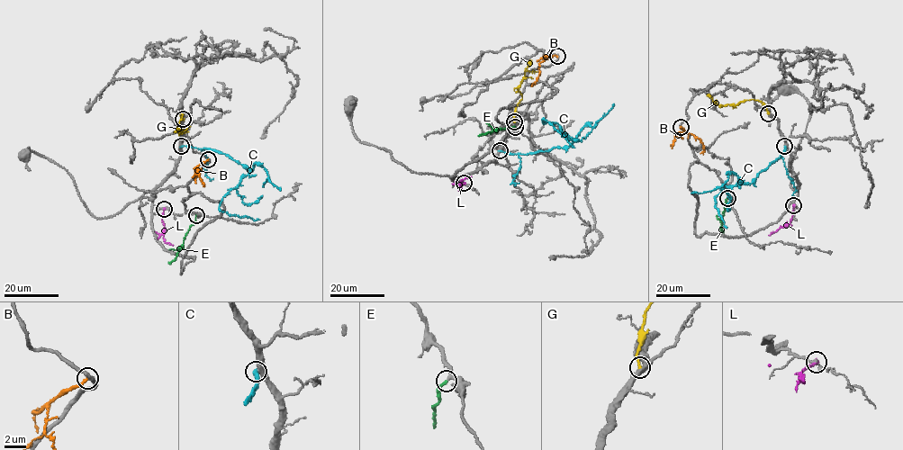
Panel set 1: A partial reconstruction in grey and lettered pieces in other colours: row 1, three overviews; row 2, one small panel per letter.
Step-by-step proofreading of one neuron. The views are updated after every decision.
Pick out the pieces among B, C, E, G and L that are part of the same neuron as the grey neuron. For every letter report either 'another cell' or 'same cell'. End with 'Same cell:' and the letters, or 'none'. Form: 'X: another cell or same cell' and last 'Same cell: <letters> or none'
B: another cell
C: another cell
E: same cell
G: another cell
L: another cell
Same cell: E

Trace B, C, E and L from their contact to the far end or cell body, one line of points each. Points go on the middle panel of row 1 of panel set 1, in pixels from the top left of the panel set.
B: (556, 56), (552, 56), (539, 64), (537, 80), (532, 85), (533, 83)
C: (500, 150), (533, 153), (568, 146), (573, 139), (563, 133), (556, 123), (544, 122), (543, 119), (574, 147)
E: (515, 127), (477, 137)
L: (464, 183), (460, 188), (460, 181), (471, 176)

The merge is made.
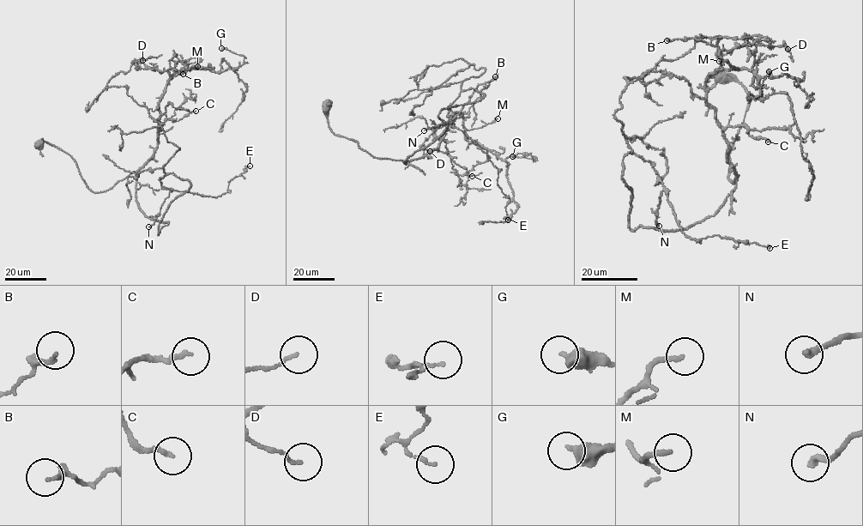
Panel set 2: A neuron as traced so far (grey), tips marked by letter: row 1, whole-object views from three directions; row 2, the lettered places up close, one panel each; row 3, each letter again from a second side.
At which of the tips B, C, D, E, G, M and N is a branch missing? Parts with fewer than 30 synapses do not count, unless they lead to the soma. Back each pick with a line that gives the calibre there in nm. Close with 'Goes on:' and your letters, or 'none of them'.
N: 240 nm
Goes on: N

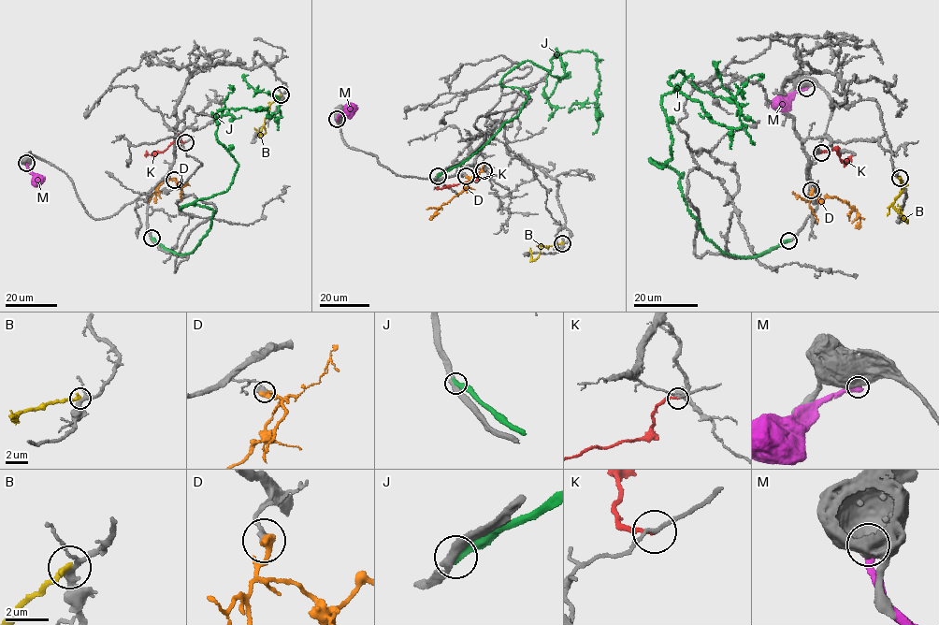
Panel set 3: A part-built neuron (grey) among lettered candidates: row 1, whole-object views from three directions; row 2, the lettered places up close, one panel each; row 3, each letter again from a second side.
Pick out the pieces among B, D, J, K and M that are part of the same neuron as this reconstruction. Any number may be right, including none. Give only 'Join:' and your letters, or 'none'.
Join: D

